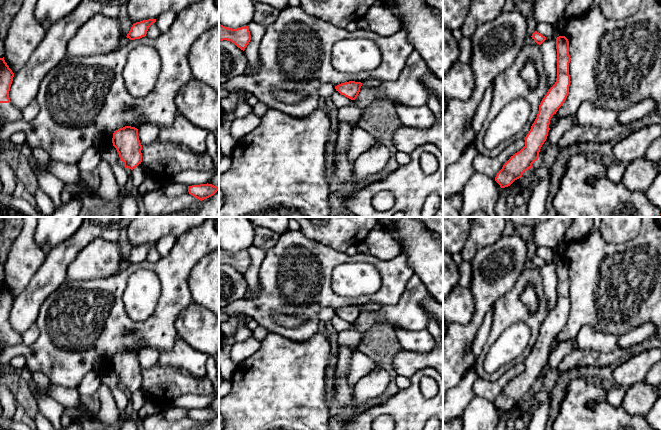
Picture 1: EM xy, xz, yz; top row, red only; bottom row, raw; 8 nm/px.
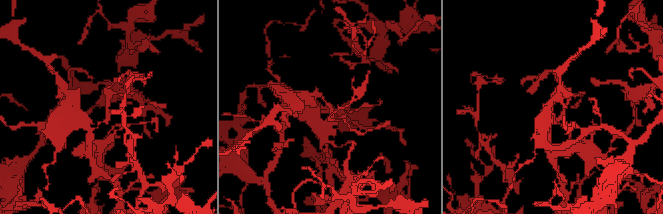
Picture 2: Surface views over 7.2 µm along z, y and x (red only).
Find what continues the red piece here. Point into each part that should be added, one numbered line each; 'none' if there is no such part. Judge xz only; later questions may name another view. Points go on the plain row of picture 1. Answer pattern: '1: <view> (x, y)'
none

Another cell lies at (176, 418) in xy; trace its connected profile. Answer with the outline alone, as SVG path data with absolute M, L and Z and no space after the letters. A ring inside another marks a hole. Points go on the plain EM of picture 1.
M172 408L168 412L161 409L146 417L142 424L145 430L196 430L201 426L182 408Z

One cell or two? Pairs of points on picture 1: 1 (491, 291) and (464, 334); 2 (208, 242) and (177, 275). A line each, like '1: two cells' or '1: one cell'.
1: one cell
2: one cell

